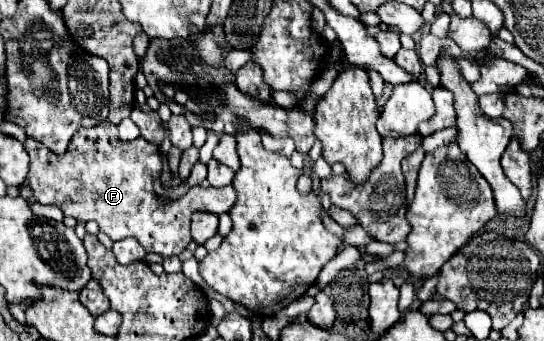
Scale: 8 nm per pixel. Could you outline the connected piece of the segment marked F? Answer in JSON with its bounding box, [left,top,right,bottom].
[24,121,236,257]

